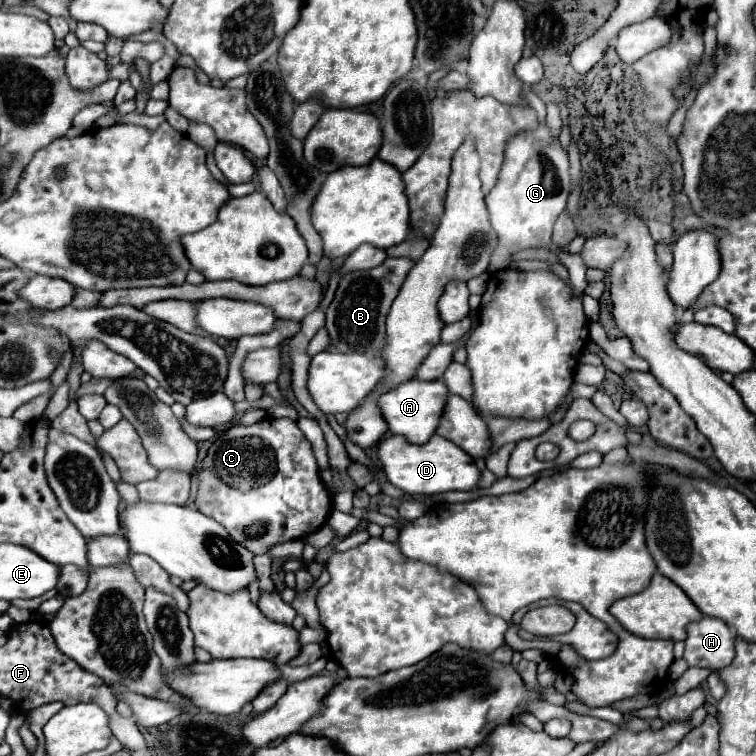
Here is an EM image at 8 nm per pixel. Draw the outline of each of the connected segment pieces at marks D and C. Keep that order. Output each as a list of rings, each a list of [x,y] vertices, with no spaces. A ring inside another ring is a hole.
[[[400,435],[384,437],[378,443],[378,457],[380,465],[388,477],[388,481],[412,495],[436,495],[448,491],[472,491],[480,481],[480,469],[476,467],[474,459],[462,451],[456,443],[434,435],[424,445],[412,445]]]
[[[268,417],[254,425],[234,425],[220,433],[212,443],[206,459],[198,467],[200,487],[196,507],[222,523],[236,543],[244,545],[254,555],[266,553],[268,547],[292,539],[306,537],[318,531],[332,509],[332,497],[318,475],[318,463],[312,455],[310,443],[292,419]]]

